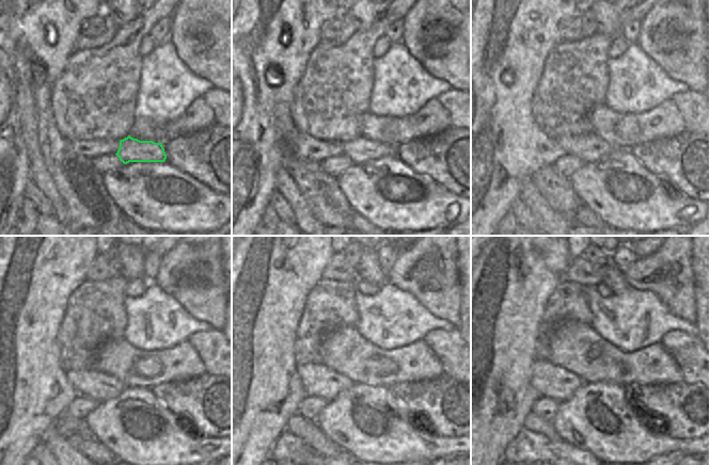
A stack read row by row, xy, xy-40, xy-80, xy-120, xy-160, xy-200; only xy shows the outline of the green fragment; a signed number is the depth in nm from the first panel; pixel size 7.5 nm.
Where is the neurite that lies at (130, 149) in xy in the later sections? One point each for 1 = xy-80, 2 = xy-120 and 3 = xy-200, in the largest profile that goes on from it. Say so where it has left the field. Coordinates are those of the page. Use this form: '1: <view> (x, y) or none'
1: xy-80 (586, 147)
2: xy-120 (91, 383)
3: xy-200 (551, 381)

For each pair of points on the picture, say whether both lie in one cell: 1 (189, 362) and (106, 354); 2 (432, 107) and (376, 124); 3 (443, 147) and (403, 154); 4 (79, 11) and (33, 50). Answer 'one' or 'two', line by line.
1: one
2: one
3: one
4: one

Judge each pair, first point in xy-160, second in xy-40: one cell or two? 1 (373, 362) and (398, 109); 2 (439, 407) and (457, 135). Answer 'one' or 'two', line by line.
1: two
2: one

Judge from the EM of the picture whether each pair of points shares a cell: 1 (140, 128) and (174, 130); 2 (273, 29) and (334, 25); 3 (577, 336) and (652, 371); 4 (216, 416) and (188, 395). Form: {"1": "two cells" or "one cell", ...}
{"1": "one cell", "2": "two cells", "3": "one cell", "4": "one cell"}

